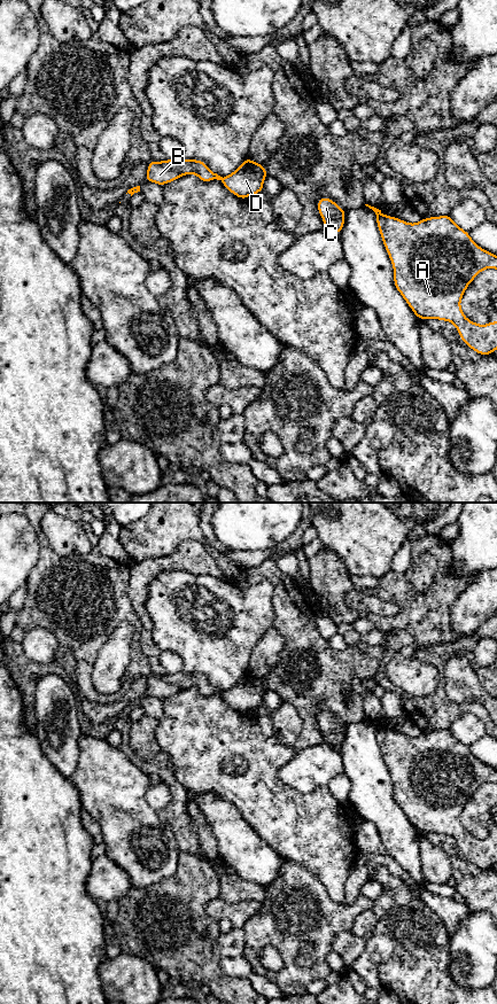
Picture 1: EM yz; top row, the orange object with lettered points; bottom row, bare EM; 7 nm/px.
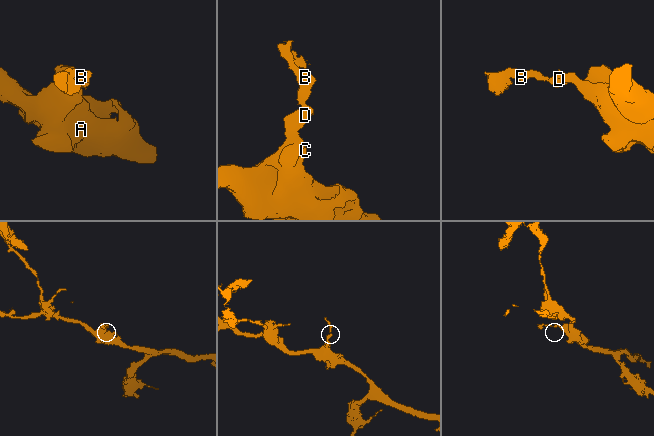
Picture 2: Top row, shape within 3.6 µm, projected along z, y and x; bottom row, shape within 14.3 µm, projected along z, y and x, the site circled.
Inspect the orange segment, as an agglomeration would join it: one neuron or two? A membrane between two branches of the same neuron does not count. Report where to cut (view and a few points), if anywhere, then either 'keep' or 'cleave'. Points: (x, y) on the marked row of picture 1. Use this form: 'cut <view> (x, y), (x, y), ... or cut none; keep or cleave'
cut yz (223, 178), (220, 180); cleave

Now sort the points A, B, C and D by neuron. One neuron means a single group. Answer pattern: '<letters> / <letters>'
A C D / B

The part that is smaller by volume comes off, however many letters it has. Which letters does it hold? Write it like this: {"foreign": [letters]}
{"foreign": ["B"]}

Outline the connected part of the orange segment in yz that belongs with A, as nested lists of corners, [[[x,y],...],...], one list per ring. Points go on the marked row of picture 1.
[[[365,205],[376,215],[394,268],[394,286],[416,317],[450,321],[468,348],[482,356],[492,355],[497,350],[497,321],[482,326],[468,320],[460,301],[481,271],[497,270],[497,255],[477,246],[450,215],[410,224]]]

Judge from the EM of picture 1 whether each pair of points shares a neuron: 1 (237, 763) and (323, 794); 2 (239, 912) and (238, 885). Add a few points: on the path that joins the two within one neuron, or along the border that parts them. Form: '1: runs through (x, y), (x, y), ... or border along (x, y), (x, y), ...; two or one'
1: runs through (258, 785), (274, 801), (301, 801); one
2: border along (219, 896), (232, 902), (261, 901); two

